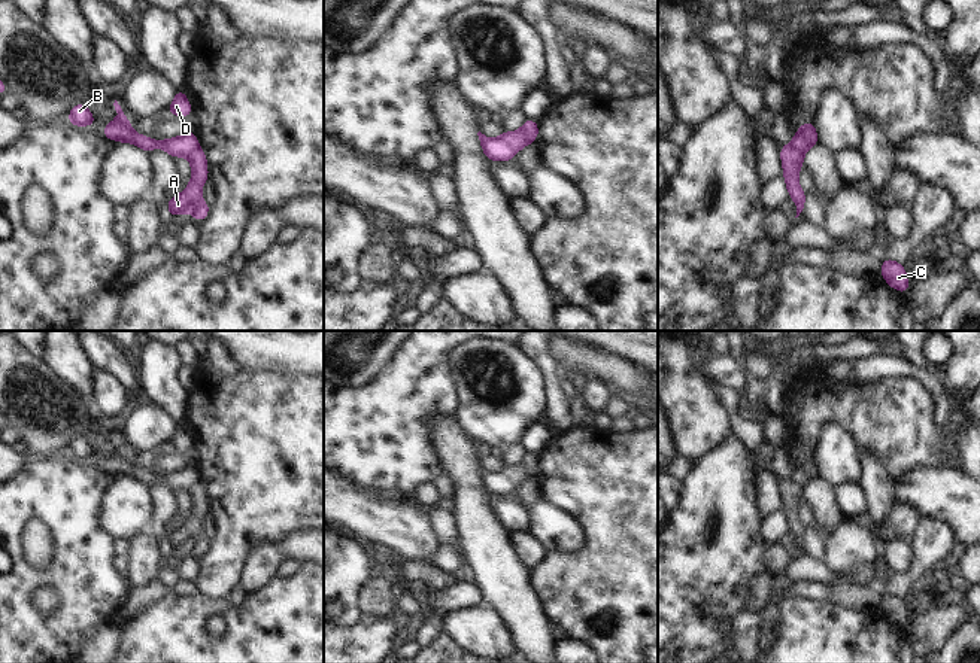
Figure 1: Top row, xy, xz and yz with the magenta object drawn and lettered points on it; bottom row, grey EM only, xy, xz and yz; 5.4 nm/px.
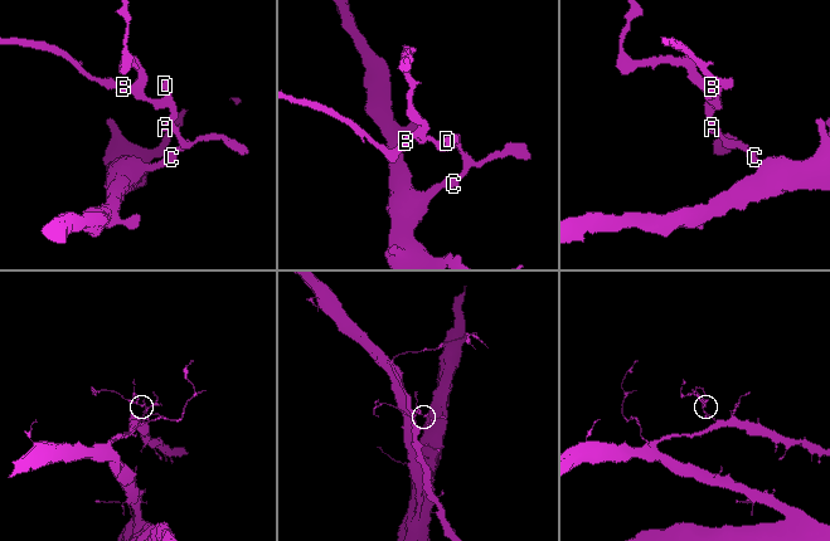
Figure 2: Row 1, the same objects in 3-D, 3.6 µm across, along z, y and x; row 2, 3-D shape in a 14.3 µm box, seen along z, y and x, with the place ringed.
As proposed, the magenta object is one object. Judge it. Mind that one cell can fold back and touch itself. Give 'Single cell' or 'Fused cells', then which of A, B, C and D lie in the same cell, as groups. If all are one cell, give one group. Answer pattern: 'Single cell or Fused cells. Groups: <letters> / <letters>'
Fused cells. Groups: A C / B D

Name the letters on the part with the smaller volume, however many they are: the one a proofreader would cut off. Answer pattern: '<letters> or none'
B, D

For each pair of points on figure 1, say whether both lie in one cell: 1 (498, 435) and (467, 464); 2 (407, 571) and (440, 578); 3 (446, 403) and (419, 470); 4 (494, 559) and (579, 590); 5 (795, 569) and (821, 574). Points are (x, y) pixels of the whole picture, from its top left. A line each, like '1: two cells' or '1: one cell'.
1: two cells
2: one cell
3: one cell
4: two cells
5: one cell

